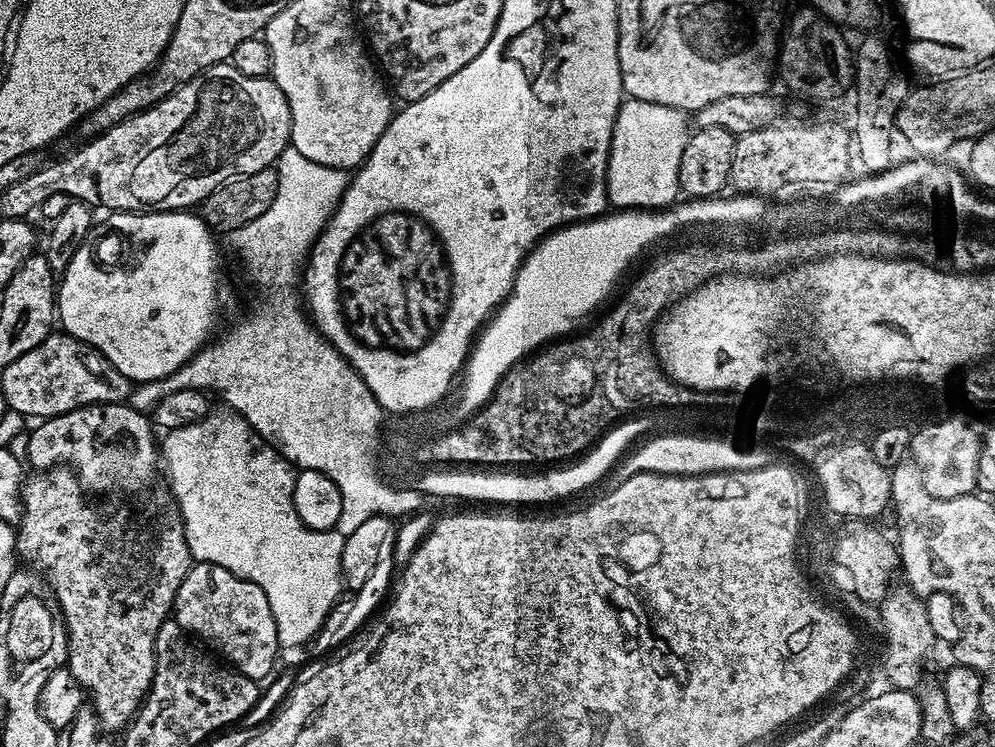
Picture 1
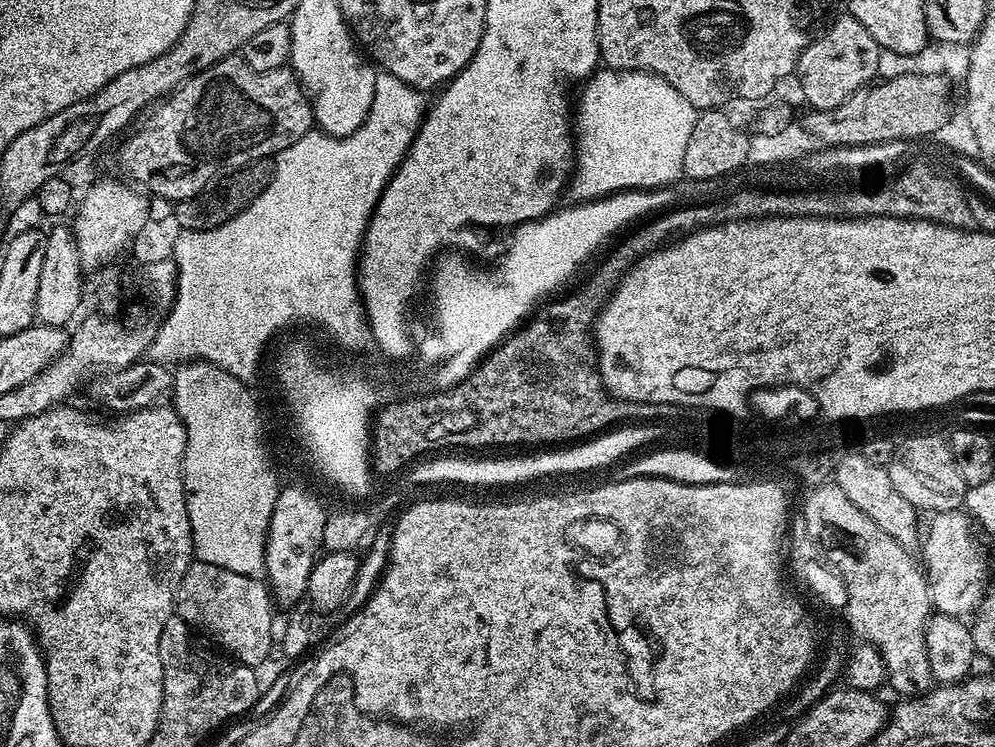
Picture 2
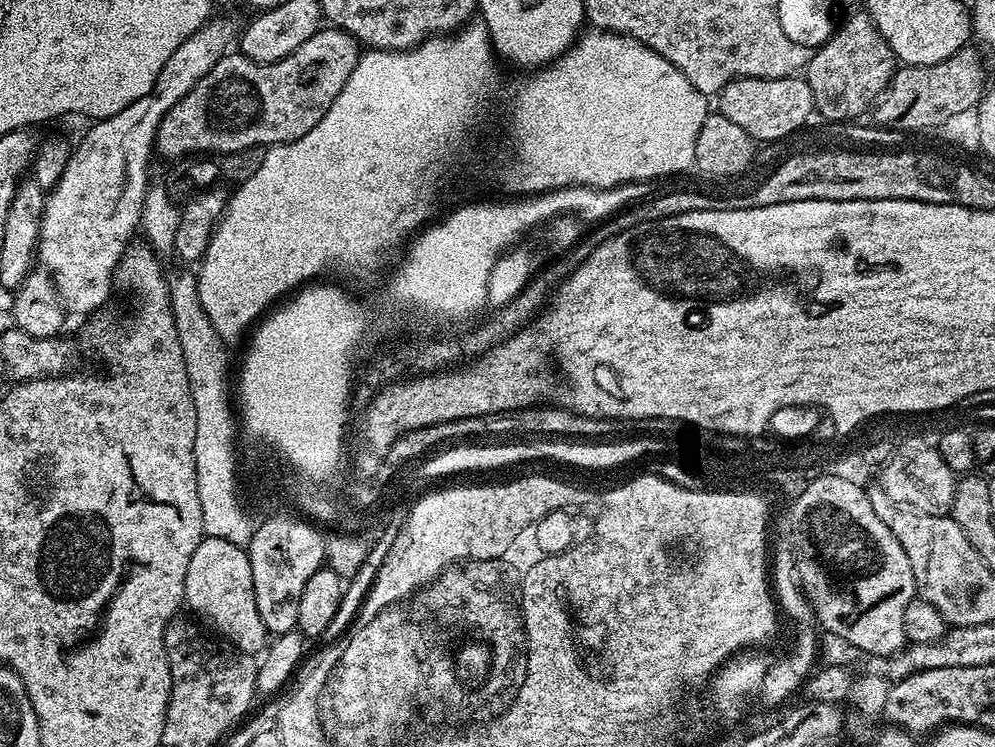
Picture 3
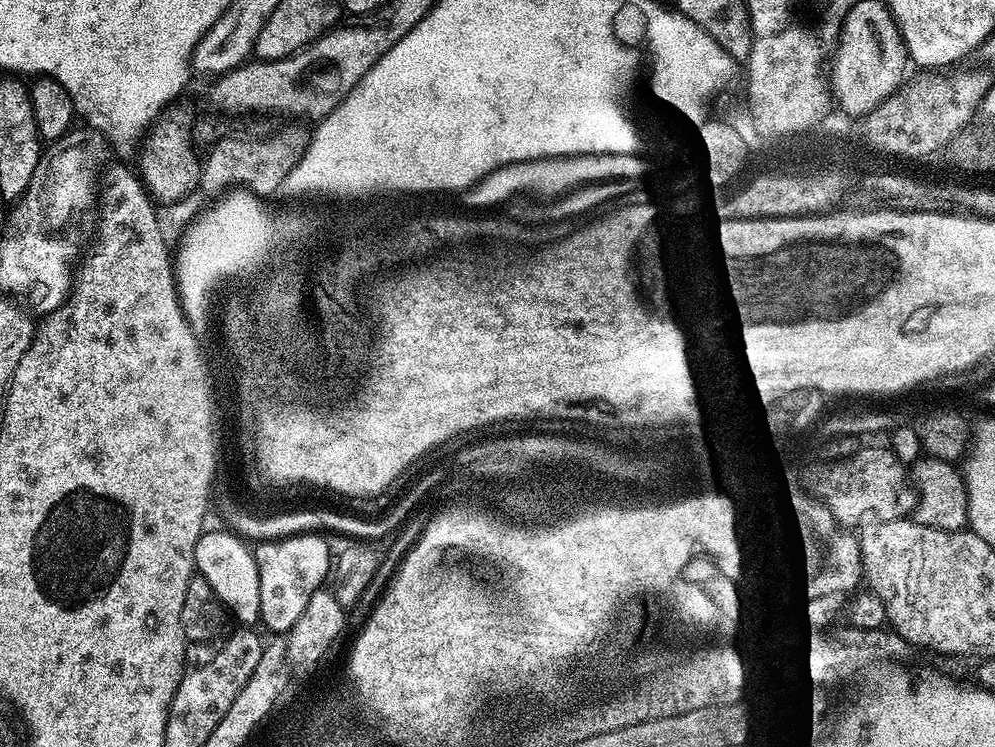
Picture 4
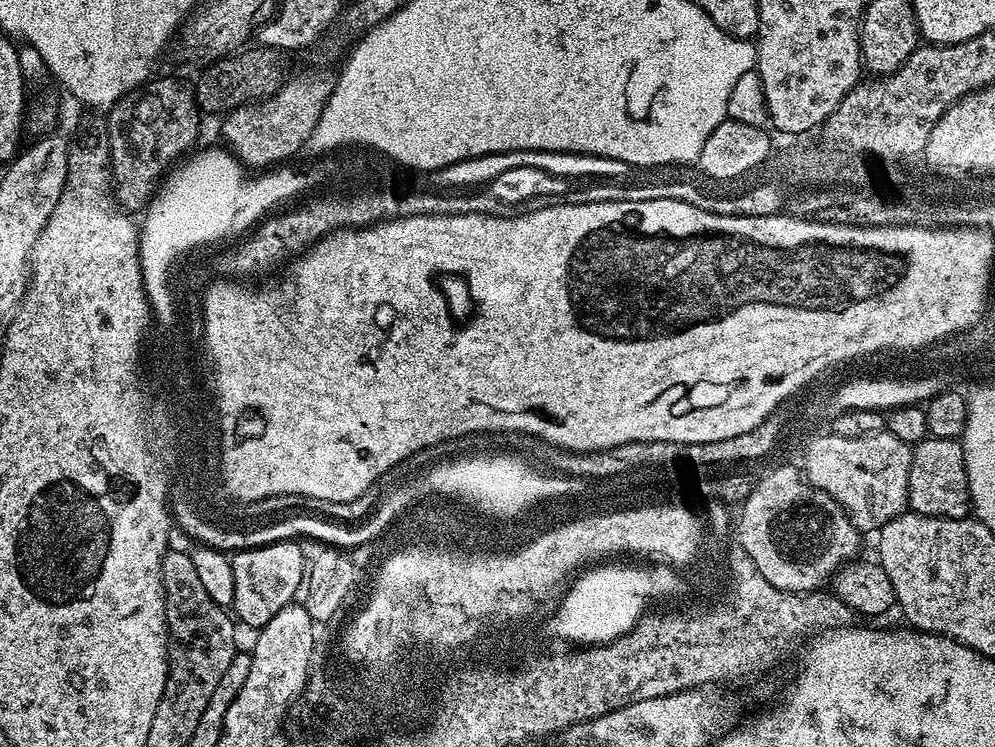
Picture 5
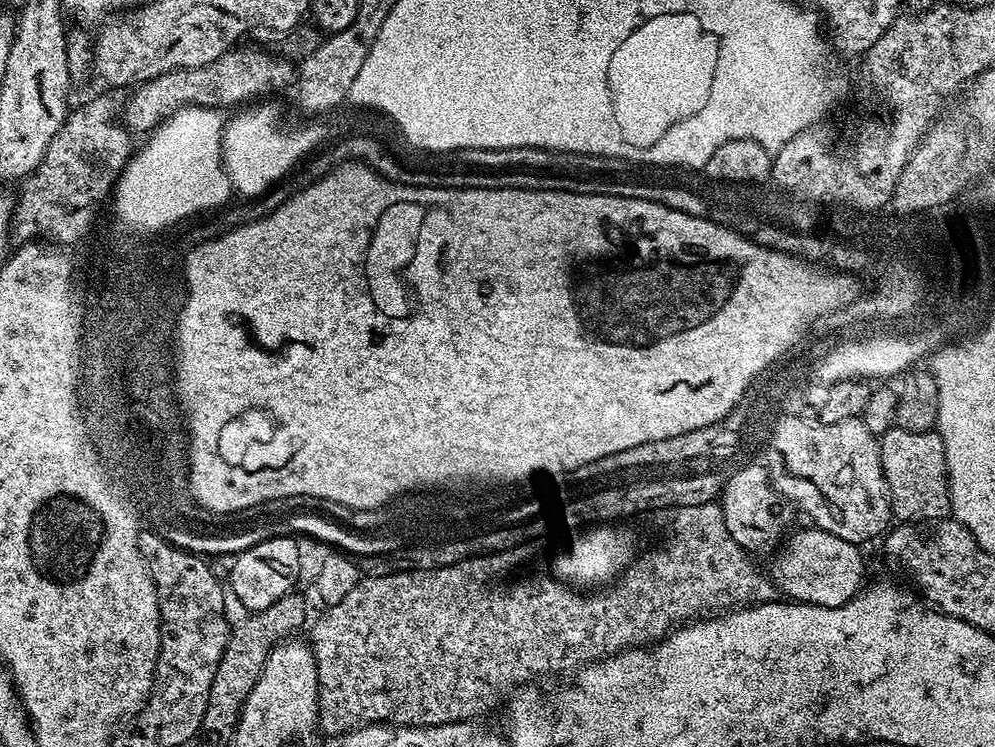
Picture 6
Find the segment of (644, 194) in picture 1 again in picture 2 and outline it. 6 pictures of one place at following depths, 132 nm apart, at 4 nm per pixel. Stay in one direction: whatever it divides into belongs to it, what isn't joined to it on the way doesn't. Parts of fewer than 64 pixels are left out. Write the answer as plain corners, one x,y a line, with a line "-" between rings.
605,67
603,70
597,71
583,85
582,91
584,93
580,96
580,104
578,100
578,107
574,112
576,167
570,181
570,196
572,192
573,197
571,199
573,201
591,202
634,188
662,188
666,184
674,184
677,180
681,179
684,170
684,159
686,158
686,142
690,142
690,130
694,130
698,109
690,102
686,102
686,98
682,98
682,94
678,94
678,90
674,90
674,86
670,86
670,82
666,82
661,76
654,75
653,72
622,72
614,68

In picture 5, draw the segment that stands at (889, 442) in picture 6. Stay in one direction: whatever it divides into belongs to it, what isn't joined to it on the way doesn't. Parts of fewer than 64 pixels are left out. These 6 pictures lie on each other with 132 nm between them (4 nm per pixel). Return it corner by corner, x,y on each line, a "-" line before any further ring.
934,436
921,440
912,448
907,507
920,516
962,520
969,515
968,475
964,465
964,446
959,439

